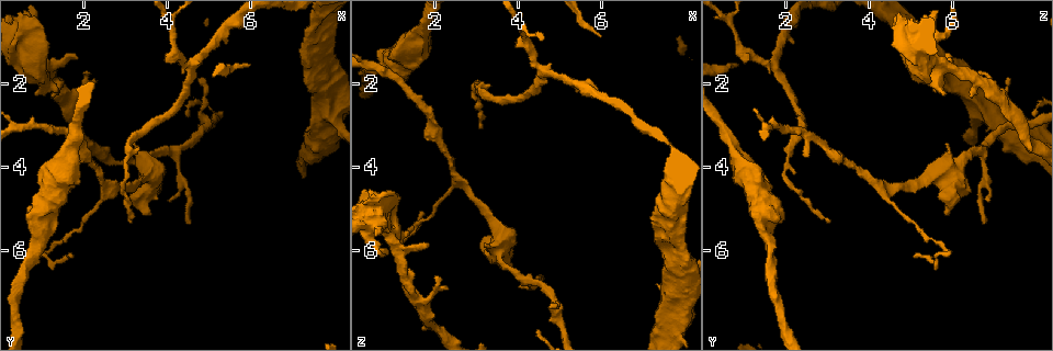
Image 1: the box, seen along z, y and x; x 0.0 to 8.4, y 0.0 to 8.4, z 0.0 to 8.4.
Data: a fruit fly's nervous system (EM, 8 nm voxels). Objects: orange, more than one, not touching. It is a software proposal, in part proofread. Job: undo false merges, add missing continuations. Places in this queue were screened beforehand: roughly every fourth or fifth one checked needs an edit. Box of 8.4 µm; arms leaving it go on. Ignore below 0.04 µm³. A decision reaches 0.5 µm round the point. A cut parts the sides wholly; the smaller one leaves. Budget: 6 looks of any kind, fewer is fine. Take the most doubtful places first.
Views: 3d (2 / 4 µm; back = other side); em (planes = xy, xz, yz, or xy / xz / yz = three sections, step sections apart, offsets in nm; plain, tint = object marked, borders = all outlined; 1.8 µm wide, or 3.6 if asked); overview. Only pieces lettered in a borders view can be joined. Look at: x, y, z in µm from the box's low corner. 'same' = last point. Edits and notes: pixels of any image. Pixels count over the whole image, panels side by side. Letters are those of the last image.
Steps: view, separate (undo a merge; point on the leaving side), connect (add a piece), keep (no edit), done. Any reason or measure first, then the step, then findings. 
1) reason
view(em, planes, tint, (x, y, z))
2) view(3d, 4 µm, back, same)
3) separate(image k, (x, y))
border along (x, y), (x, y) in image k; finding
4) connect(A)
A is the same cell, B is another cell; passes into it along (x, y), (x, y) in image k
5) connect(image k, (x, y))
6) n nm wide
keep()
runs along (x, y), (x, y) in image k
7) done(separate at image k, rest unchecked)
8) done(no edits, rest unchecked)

thick turns thin
view(em, 3.6 µm, planes, tint, (1.10, 5.10, 1.60))

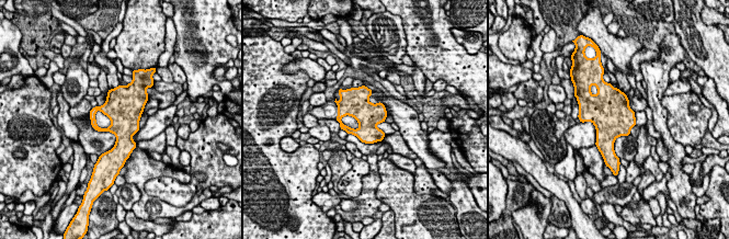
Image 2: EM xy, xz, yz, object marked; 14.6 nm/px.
view(em, 3.6 µm, planes, borders, same)

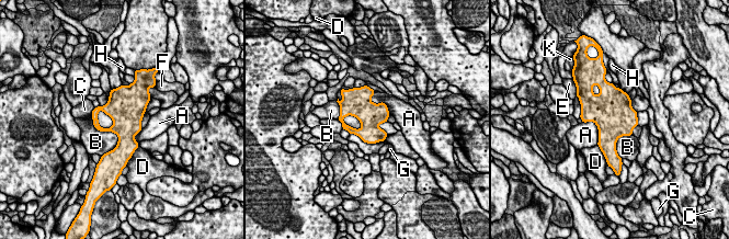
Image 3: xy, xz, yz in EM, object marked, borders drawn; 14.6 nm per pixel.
380 nm wide
keep()
A, B, C, D, E, F, G, H and K are other cells; continuous, no second neuron

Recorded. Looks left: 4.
stops while still wide
view(3d, 4 µm, (3.65, 5.05, 5.85))

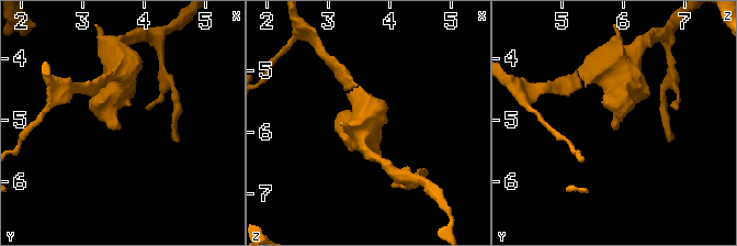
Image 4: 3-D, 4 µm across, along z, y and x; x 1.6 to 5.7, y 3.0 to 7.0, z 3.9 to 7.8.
need the tissue
view(em, planes, tint, (3.60, 5.10, 5.90))

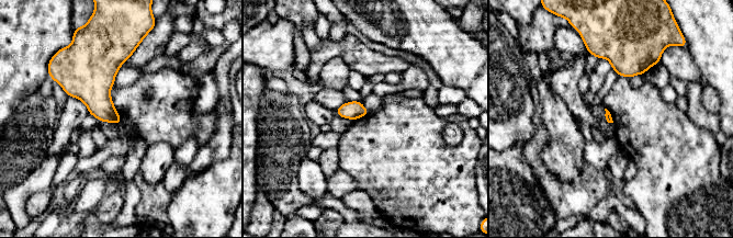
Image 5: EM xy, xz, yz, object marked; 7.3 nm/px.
view(em, planes, borders, same)

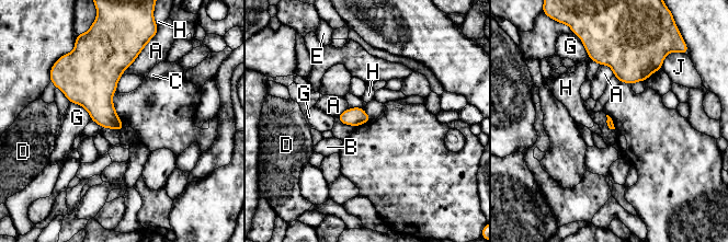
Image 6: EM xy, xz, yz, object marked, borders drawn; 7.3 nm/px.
keep()
A, B, C, D, E, G, H and J are other cells; none of them fits

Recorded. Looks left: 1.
done(no edits, rest unchecked)

